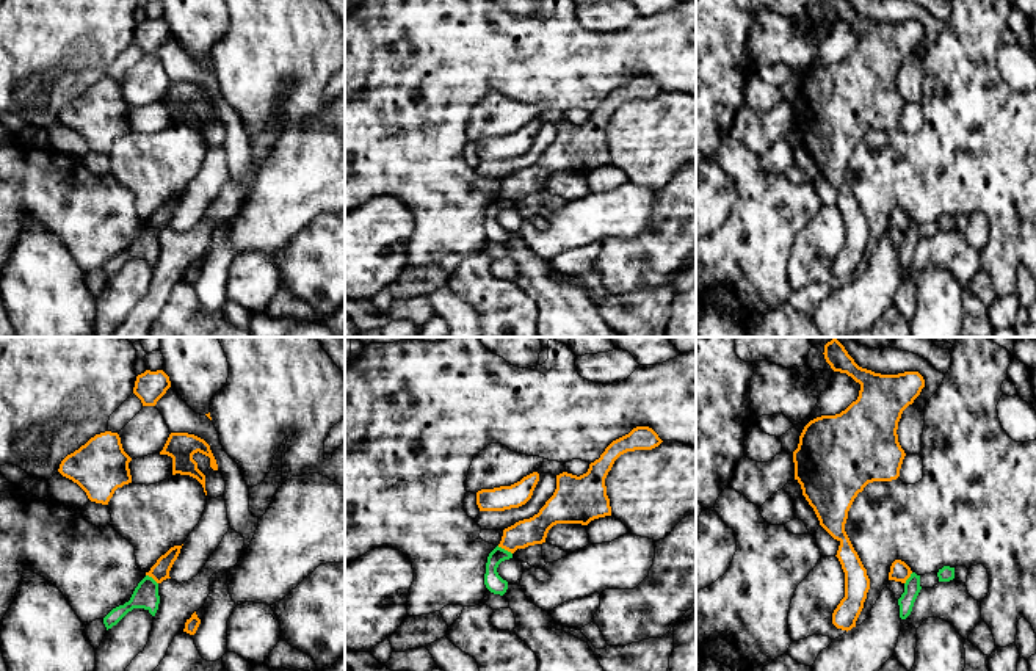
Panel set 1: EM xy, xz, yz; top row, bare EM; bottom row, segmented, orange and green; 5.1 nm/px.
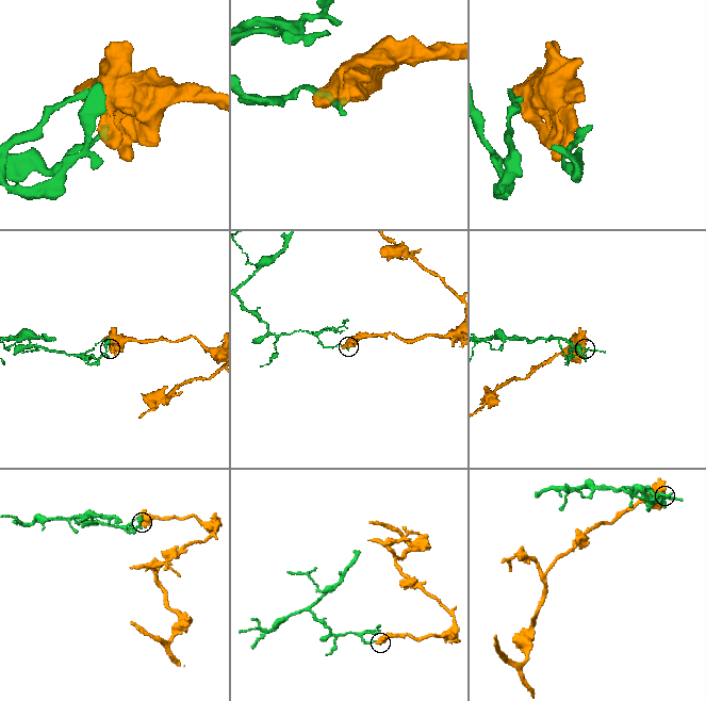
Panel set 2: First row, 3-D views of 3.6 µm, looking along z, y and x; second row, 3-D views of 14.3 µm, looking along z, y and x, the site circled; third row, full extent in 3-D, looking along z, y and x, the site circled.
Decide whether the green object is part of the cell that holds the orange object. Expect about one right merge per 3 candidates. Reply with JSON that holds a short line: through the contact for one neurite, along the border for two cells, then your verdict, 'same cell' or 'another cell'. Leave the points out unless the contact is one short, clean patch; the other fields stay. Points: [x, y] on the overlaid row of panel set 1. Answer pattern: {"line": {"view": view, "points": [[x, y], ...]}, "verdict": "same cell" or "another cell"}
{"line": {"view": "xz", "points": [[497, 546], [511, 554]]}, "verdict": "another cell"}

